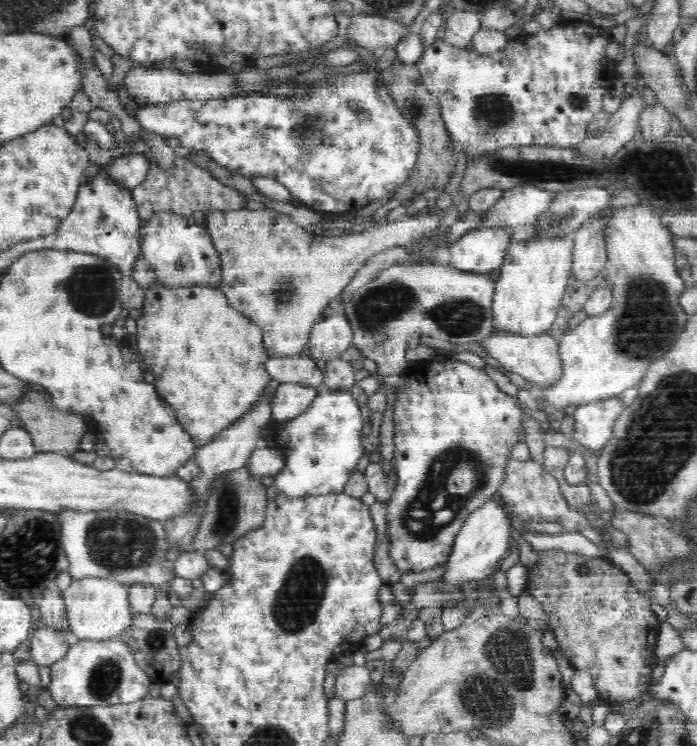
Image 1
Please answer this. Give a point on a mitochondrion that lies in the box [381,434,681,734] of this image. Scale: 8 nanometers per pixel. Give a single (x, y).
(488, 696)

